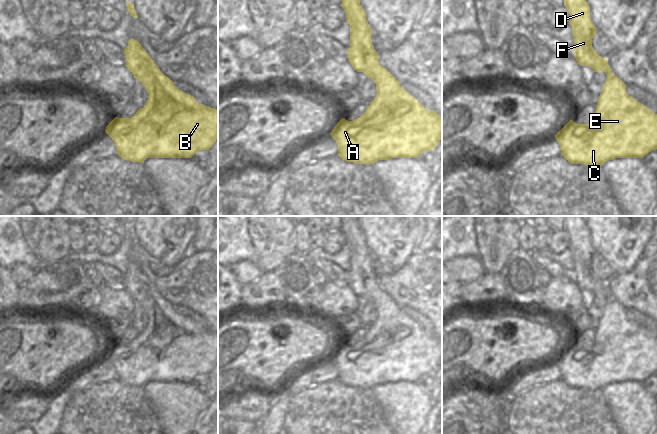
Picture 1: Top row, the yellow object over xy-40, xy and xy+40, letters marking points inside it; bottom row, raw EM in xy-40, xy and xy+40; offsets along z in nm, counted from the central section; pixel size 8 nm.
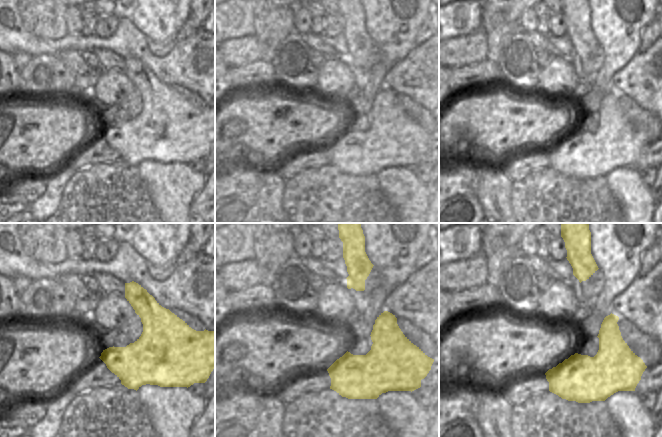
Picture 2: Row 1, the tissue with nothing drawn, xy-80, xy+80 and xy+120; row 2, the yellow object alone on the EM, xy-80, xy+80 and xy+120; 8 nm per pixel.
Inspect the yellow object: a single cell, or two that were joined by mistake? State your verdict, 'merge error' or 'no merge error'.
no merge error

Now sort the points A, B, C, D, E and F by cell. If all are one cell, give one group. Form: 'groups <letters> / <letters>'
groups A B C D E F

